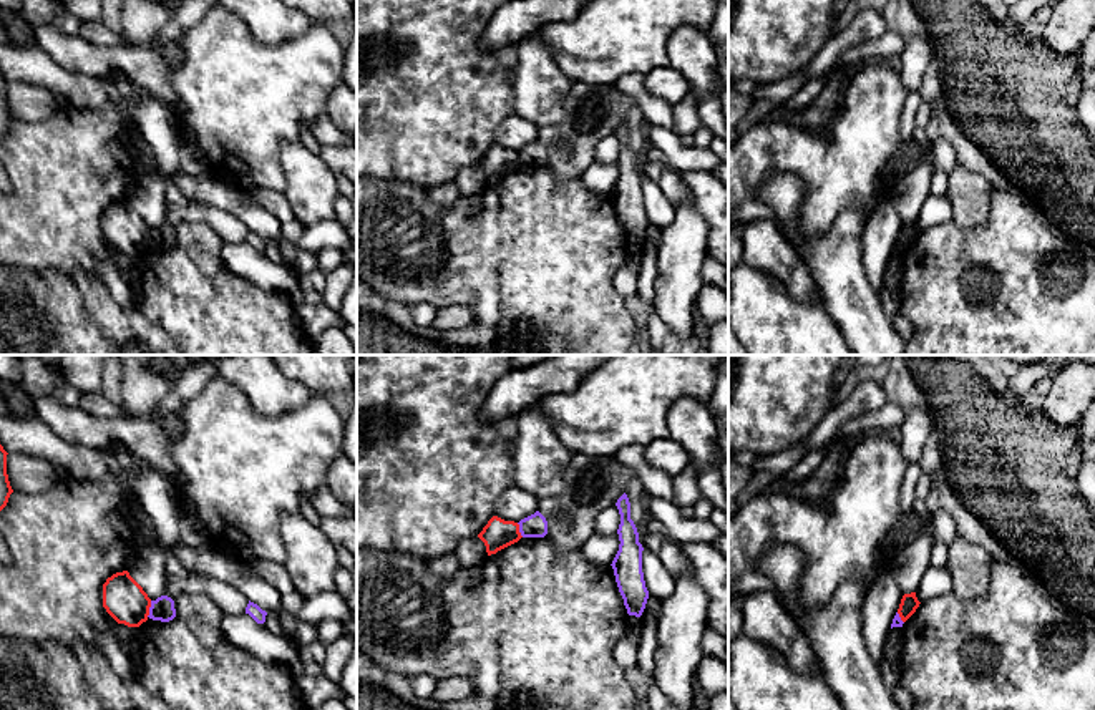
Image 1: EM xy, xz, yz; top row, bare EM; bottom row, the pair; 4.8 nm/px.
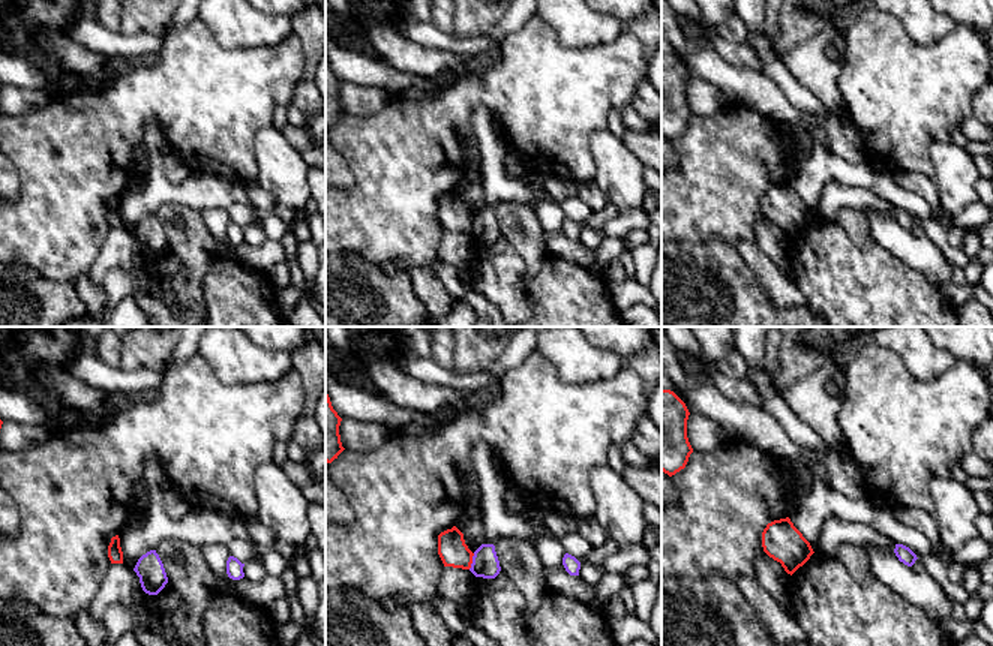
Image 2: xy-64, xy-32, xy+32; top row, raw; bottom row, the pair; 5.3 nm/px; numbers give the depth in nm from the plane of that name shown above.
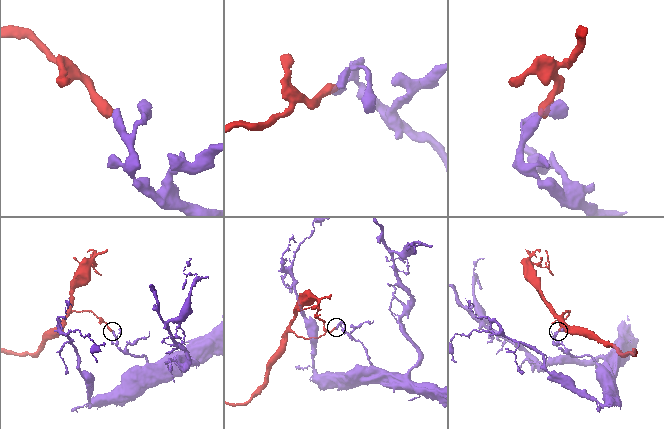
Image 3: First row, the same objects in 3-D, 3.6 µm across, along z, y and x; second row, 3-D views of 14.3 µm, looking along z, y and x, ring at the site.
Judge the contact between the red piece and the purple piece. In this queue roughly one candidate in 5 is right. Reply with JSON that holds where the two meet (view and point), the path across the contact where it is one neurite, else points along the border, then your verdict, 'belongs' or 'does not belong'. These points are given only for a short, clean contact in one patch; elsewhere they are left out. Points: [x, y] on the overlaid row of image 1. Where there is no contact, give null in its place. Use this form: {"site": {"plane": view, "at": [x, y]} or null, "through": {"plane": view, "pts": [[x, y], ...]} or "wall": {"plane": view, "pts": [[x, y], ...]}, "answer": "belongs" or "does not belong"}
{"site": {"plane": "xy", "at": [148, 609]}, "wall": {"plane": "xy", "pts": [[151, 601], [146, 616]]}, "answer": "does not belong"}

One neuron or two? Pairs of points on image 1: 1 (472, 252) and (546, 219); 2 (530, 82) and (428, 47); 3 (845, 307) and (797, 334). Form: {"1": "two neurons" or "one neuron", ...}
{"1": "one neuron", "2": "two neurons", "3": "two neurons"}

